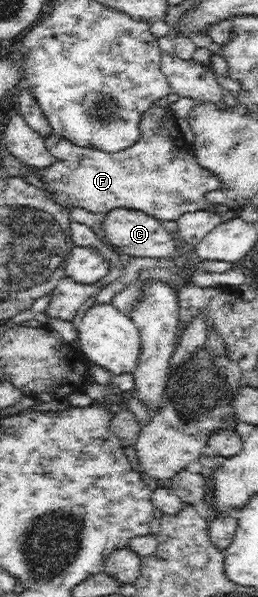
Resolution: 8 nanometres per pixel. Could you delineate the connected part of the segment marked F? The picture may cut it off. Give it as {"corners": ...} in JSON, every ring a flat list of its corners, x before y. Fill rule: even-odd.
{"corners":[[153,104,141,116,138,127,140,135,135,144,114,153,80,147,55,133,46,136,47,148,56,159,51,166,37,169,37,173,41,175,40,180,48,190,48,197,65,208,86,208,89,212,103,214,114,208,132,208,150,214,160,221,177,220,185,212,197,212,207,208,209,203,205,195,223,187,224,184,213,172,199,165,194,153,189,153,189,144,186,143,172,110]]}

